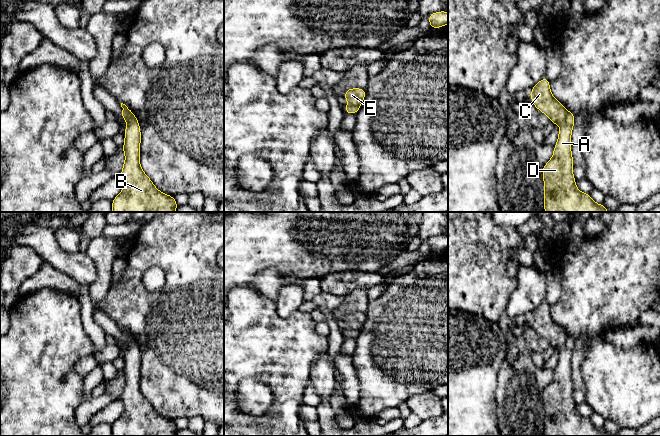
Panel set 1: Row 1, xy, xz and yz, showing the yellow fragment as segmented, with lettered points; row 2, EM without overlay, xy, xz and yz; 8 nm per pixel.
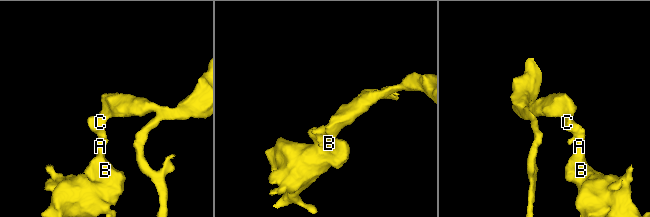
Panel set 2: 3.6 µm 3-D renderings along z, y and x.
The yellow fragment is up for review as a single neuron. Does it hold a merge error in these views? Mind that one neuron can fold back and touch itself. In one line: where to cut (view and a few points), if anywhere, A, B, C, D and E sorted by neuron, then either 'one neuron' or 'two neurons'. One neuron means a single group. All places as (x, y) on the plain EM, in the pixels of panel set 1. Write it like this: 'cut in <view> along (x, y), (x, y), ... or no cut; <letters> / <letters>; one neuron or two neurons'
cut in yz along (567, 335), (562, 345); A B D / C E; two neurons

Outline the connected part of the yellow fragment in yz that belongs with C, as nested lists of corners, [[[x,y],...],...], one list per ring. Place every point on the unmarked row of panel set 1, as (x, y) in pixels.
[[[544,300],[534,311],[531,312],[531,326],[542,337],[548,340],[555,350],[562,347],[567,334],[550,315],[550,306]]]

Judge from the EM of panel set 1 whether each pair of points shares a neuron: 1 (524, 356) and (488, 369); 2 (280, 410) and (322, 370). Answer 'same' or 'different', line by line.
1: different
2: different

